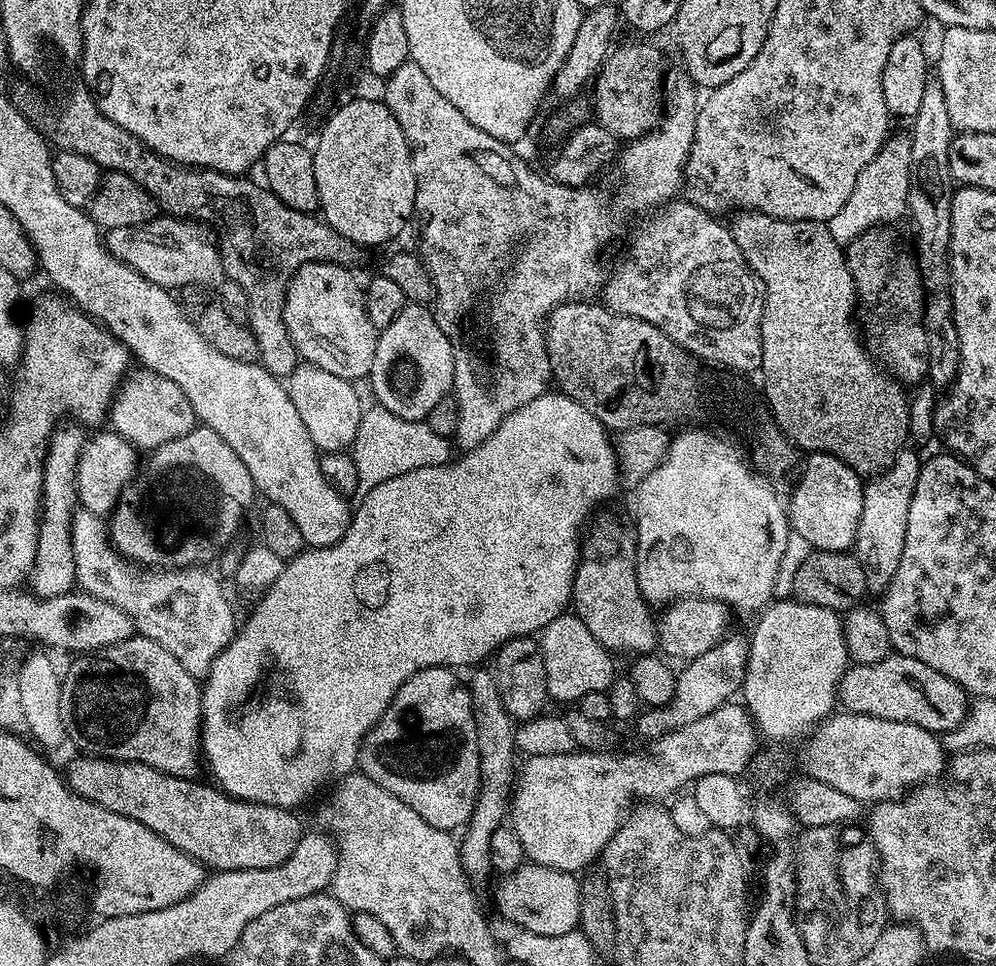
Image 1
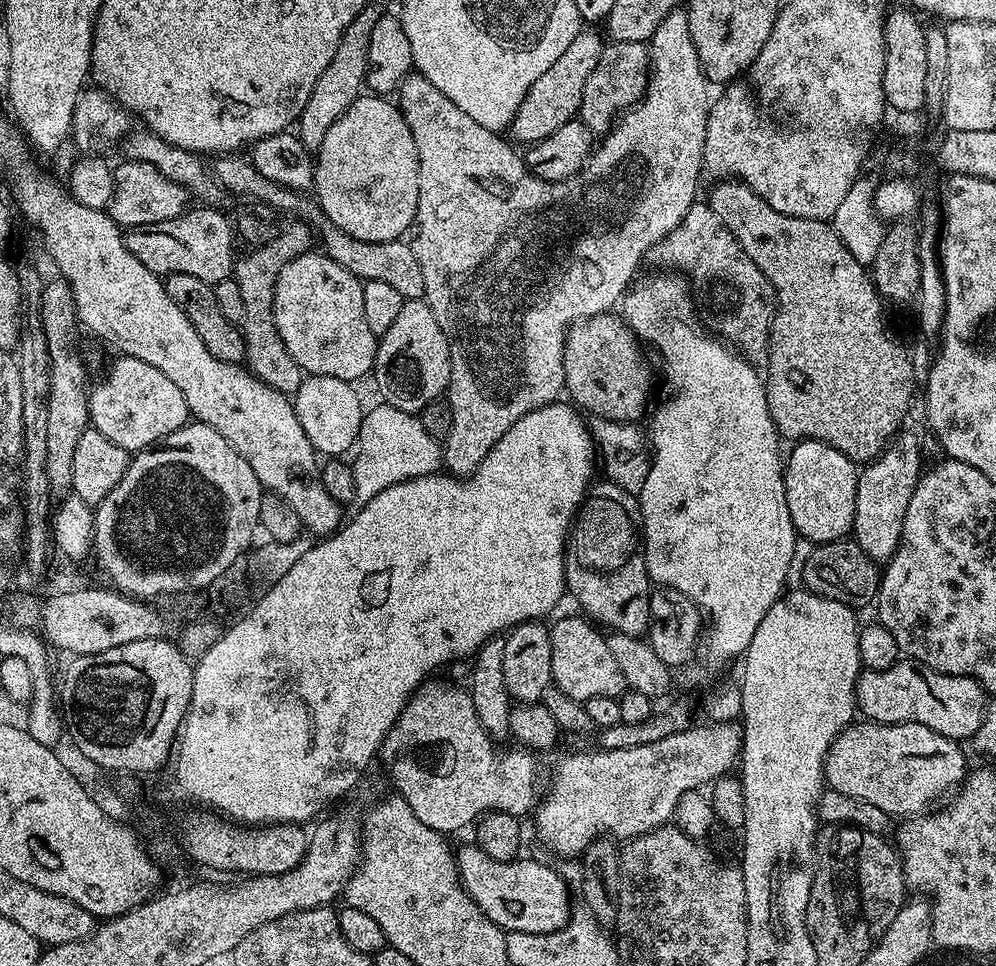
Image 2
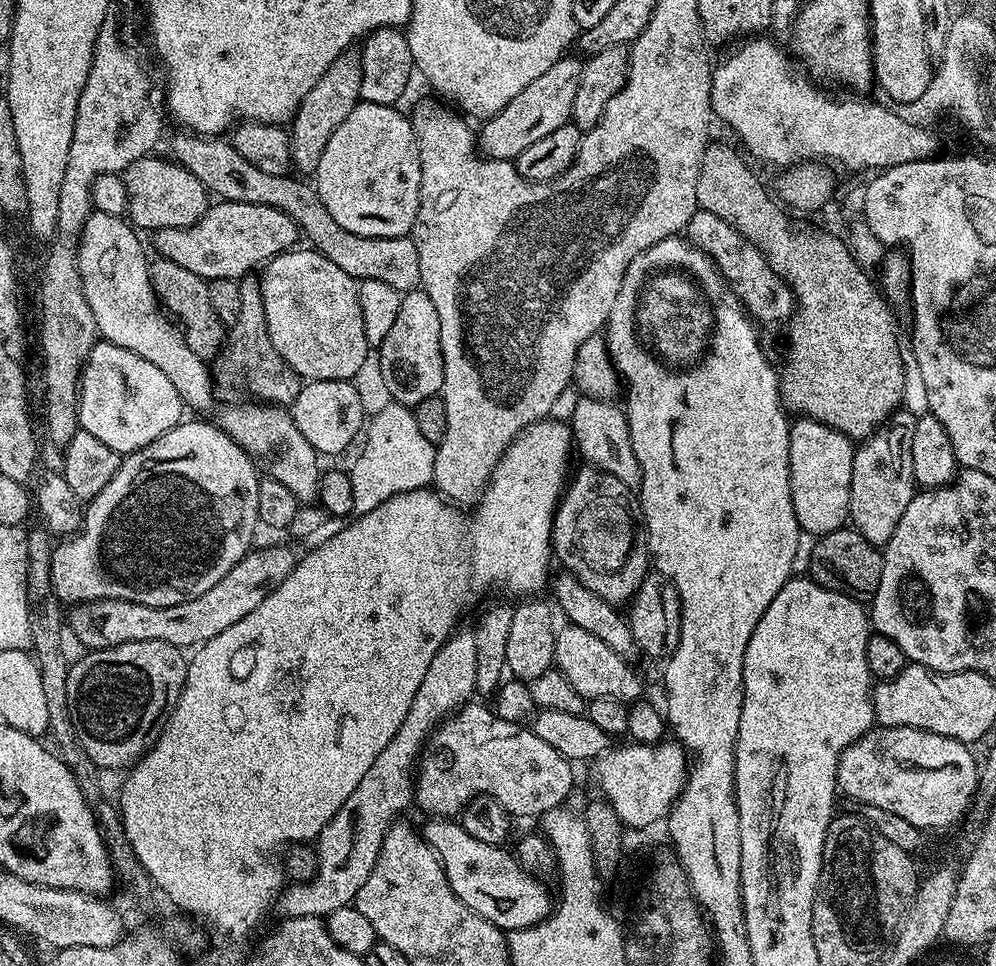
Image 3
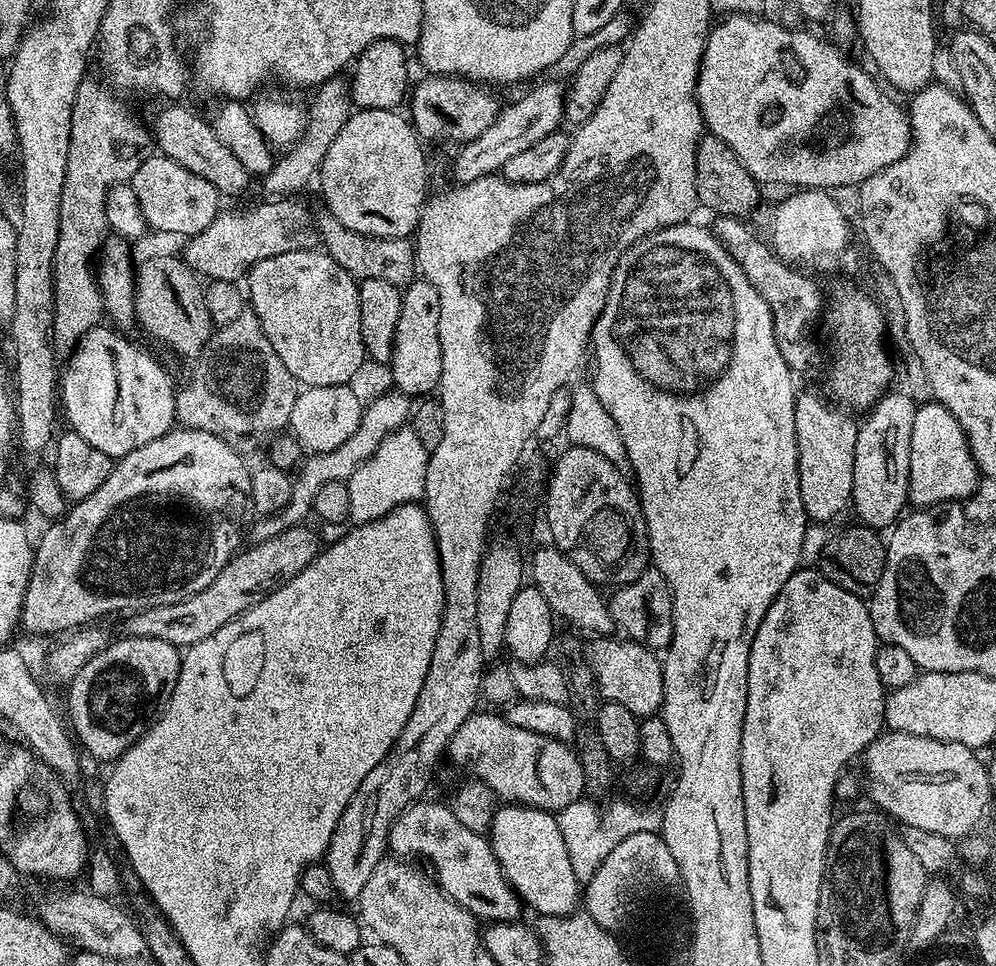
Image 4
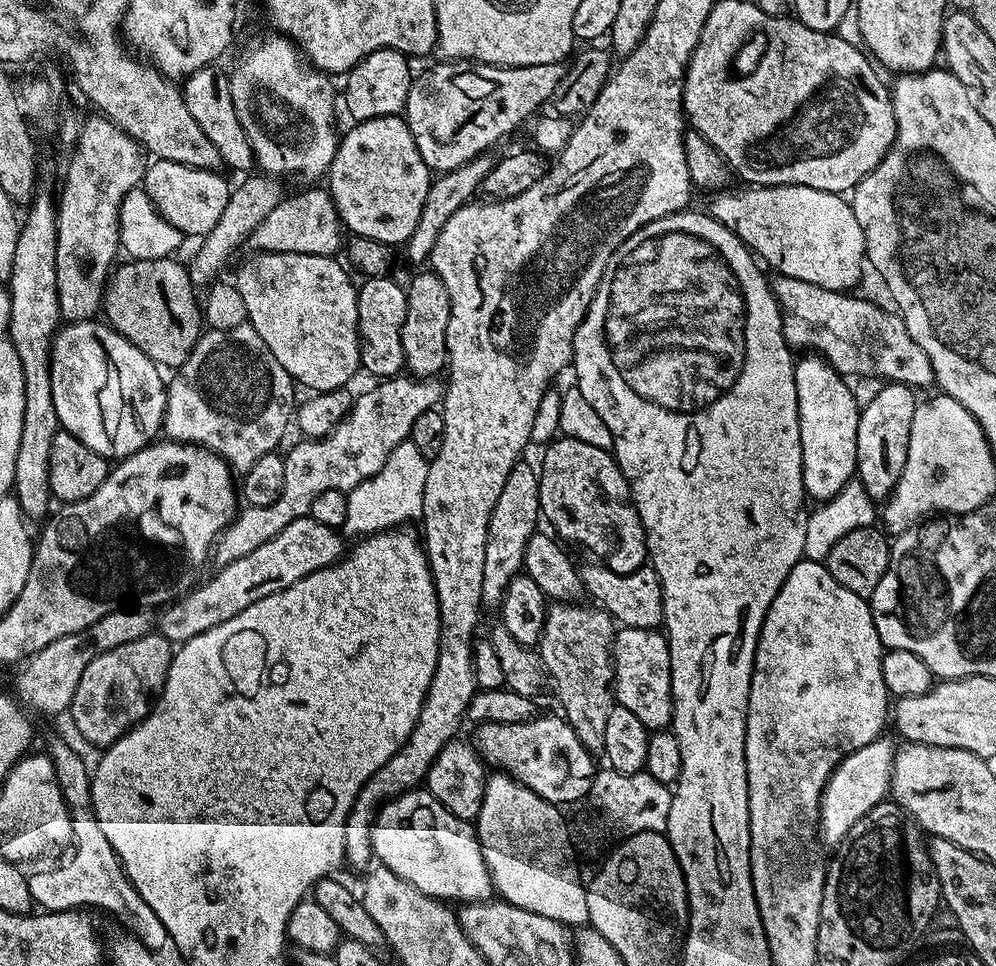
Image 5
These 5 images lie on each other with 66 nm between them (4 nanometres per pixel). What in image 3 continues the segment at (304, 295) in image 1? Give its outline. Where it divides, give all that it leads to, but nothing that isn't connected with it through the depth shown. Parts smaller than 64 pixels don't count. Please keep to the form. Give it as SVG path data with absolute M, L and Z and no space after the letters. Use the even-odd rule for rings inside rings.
M300 251L275 256L263 265L264 276L259 277L270 342L274 342L274 350L305 381L351 381L367 362L370 352L366 330L362 330L358 281L322 253Z

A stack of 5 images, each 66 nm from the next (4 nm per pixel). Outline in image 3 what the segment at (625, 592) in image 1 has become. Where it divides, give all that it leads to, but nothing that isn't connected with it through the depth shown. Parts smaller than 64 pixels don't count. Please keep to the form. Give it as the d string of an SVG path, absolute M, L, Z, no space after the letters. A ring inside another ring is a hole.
M583 467L571 473L560 505L556 508L556 516L552 519L552 551L558 564L561 564L559 567L578 578L586 590L592 590L607 604L624 606L631 601L650 572L648 532L640 514L640 501L637 493L629 485L618 482L614 474L606 474L601 468Z

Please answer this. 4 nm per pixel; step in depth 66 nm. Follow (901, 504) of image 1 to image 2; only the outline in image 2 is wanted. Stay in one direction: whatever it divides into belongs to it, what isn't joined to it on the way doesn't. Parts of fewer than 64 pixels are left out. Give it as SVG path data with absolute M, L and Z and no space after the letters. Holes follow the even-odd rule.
M906 430L894 436L875 460L865 463L859 469L851 535L874 561L887 562L896 553L896 547L902 538L906 509L910 507L910 498L914 498L916 484L922 475L921 456L917 438Z

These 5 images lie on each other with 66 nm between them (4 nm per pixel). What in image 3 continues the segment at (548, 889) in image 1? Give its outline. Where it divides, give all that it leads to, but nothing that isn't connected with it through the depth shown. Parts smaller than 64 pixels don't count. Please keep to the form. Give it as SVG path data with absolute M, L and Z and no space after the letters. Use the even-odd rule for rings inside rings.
M432 818L427 822L429 824L422 828L423 838L436 851L454 894L458 894L470 910L482 914L482 918L501 930L529 928L552 913L553 893L551 896L532 877L535 875L513 853L511 856L507 852L507 847L478 842L474 834L466 834L464 825L452 818Z

